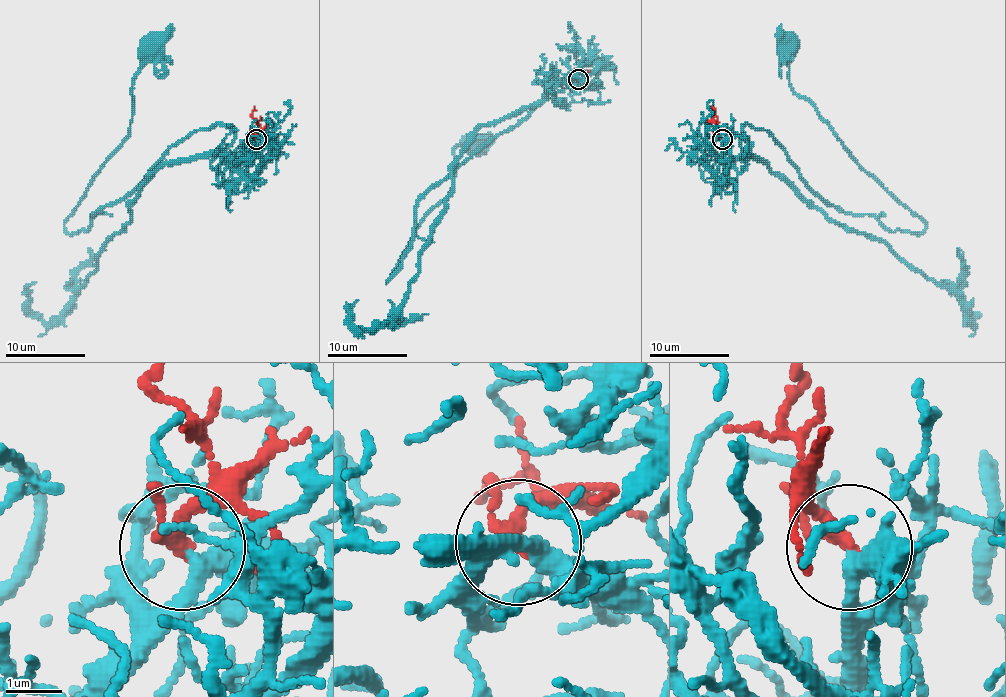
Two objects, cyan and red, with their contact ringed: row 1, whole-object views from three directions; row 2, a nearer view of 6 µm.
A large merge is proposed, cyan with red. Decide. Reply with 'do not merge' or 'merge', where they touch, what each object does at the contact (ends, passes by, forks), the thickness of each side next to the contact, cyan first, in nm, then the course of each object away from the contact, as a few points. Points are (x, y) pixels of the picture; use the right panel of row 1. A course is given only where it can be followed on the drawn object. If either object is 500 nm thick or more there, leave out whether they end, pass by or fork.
merge; at (722, 139); cyan passes by; red passes by; 280 nm thick on the cyan side, 200 nm on the other; cyan runs (721, 138), (729, 164), (745, 124), (765, 130), (845, 214), (925, 228), (793, 90), (783, 48); red runs (721, 138), (715, 130), (711, 106)

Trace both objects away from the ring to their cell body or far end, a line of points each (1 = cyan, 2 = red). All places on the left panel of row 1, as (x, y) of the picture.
1: (256, 138), (232, 164), (232, 128), (196, 130), (70, 234), (66, 220), (128, 134), (134, 74), (154, 48)
2: (256, 138), (260, 124), (252, 116), (254, 106)

